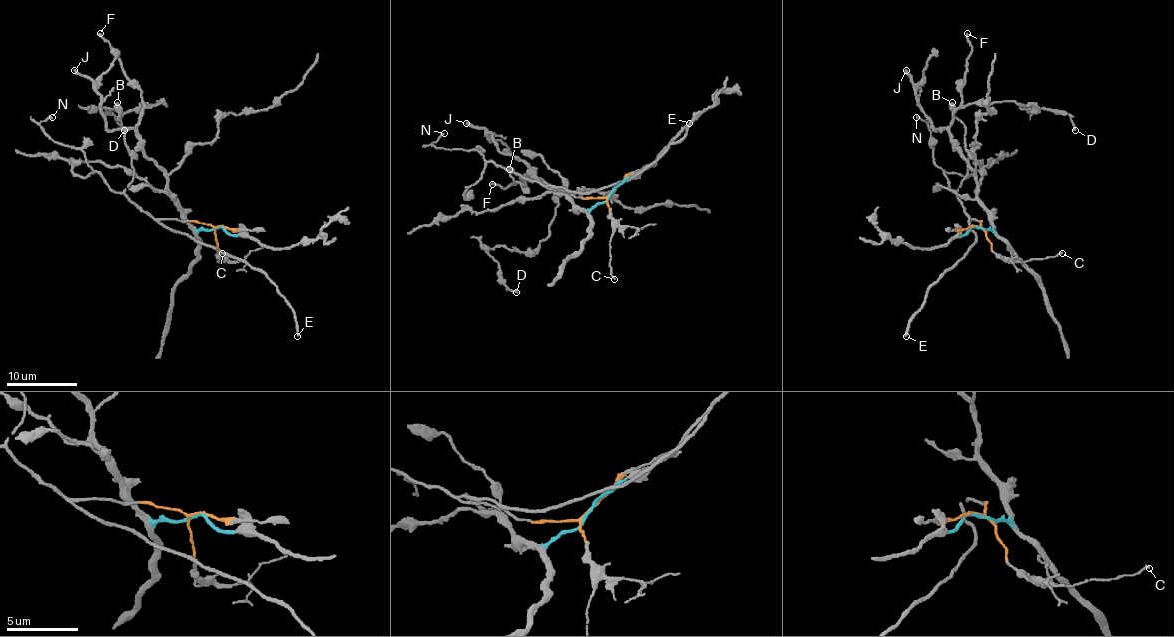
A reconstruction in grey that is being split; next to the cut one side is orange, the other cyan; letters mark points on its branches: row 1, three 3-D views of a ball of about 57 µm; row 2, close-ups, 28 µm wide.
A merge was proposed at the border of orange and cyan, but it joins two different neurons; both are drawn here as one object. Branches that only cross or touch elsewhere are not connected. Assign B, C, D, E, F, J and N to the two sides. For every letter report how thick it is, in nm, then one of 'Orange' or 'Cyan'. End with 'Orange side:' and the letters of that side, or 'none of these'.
B: Thickness 550 nm. Orange
C: Thickness 130 nm. Orange
D: Thickness 150 nm. Cyan
E: Thickness 200 nm. Orange
F: Thickness 200 nm. Cyan
J: Thickness 260 nm. Cyan
N: Thickness 160 nm. Orange
Orange side: B, C, E, N

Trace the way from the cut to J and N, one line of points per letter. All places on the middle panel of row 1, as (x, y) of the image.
J: (609, 195), (590, 209), (579, 209), (524, 163), (499, 152), (492, 133), (465, 122)
N: (609, 195), (581, 198), (542, 186), (487, 161), (476, 150), (435, 147), (432, 143), (444, 133)

